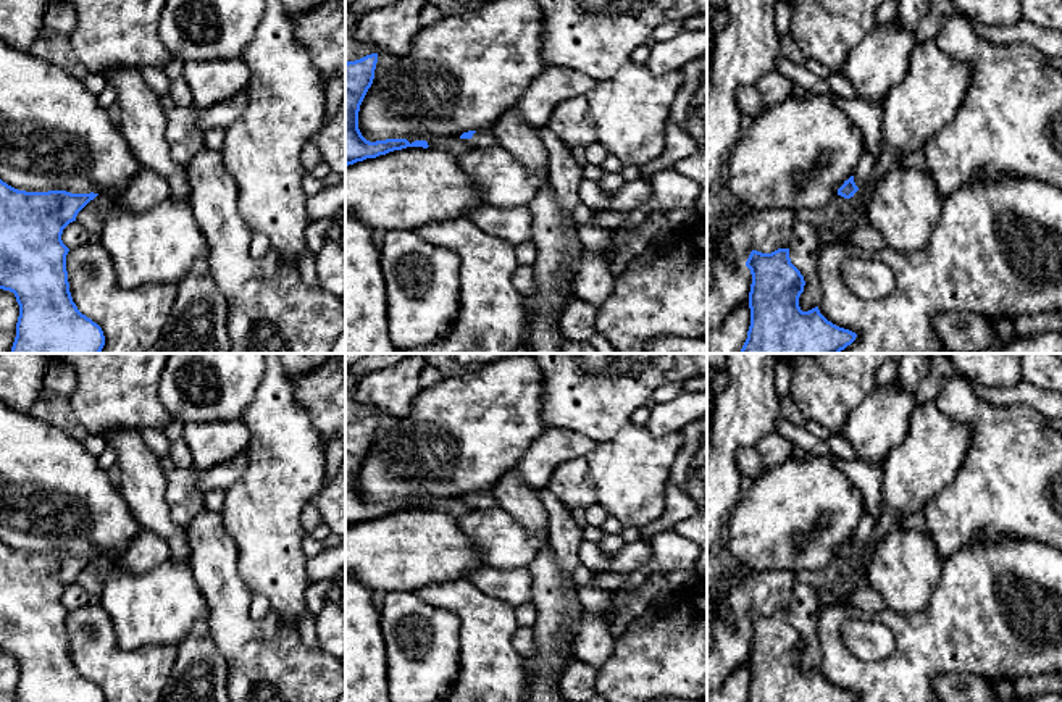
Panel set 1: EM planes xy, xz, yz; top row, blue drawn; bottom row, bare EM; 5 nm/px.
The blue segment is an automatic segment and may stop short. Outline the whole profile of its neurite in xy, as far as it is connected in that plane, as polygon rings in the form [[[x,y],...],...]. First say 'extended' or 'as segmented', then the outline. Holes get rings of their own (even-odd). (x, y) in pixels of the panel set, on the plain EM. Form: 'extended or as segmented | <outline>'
as segmented | [[[0,541],[0,650],[13,654],[19,666],[15,702],[105,702],[102,689],[73,663],[66,633],[69,610],[61,602],[63,591],[97,557],[26,554]]]

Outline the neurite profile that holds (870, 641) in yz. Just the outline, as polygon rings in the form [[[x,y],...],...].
[[[847,620],[841,636],[852,655],[863,662],[883,662],[896,650],[893,633],[880,621]]]

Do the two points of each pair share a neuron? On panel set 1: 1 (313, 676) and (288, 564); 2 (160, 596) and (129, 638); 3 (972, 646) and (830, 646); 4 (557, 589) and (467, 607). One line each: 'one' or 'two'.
1: two
2: one
3: one
4: two

